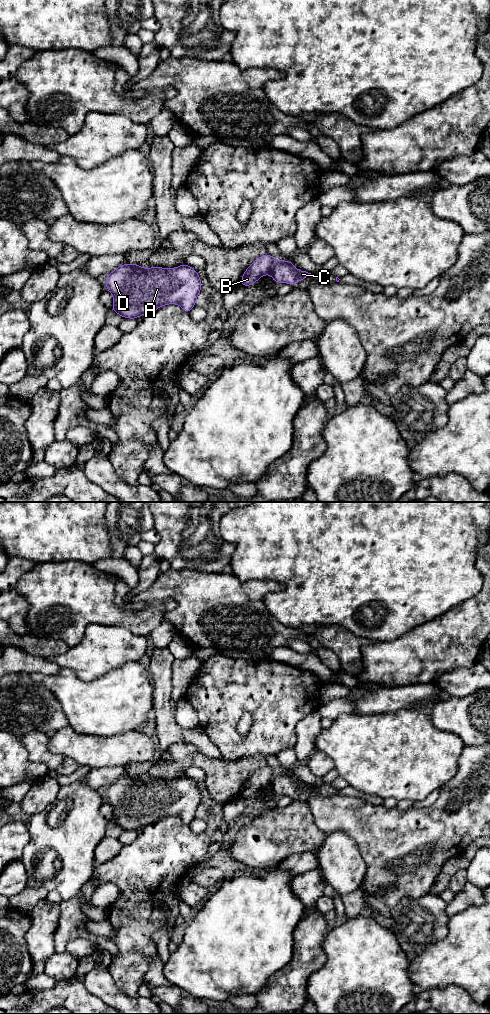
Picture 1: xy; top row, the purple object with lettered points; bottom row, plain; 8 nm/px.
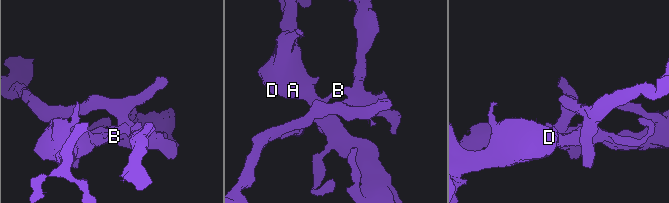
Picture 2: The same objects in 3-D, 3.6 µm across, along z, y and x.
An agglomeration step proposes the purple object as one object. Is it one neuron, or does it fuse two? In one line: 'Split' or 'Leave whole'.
Split

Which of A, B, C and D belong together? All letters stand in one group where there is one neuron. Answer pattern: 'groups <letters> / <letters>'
groups A B D / C

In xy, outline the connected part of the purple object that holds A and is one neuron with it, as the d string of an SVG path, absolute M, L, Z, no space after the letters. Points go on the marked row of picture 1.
M186 263L175 268L142 268L139 264L121 264L106 276L106 290L113 295L111 310L123 318L137 319L168 304L177 304L190 313L202 288L197 271Z

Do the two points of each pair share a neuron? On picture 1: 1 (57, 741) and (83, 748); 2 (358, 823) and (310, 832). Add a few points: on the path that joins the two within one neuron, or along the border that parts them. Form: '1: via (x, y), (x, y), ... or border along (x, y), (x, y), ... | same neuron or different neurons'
1: via (63, 742), (77, 747) | same neuron
2: border along (309, 809), (314, 823), (324, 832) | different neurons

